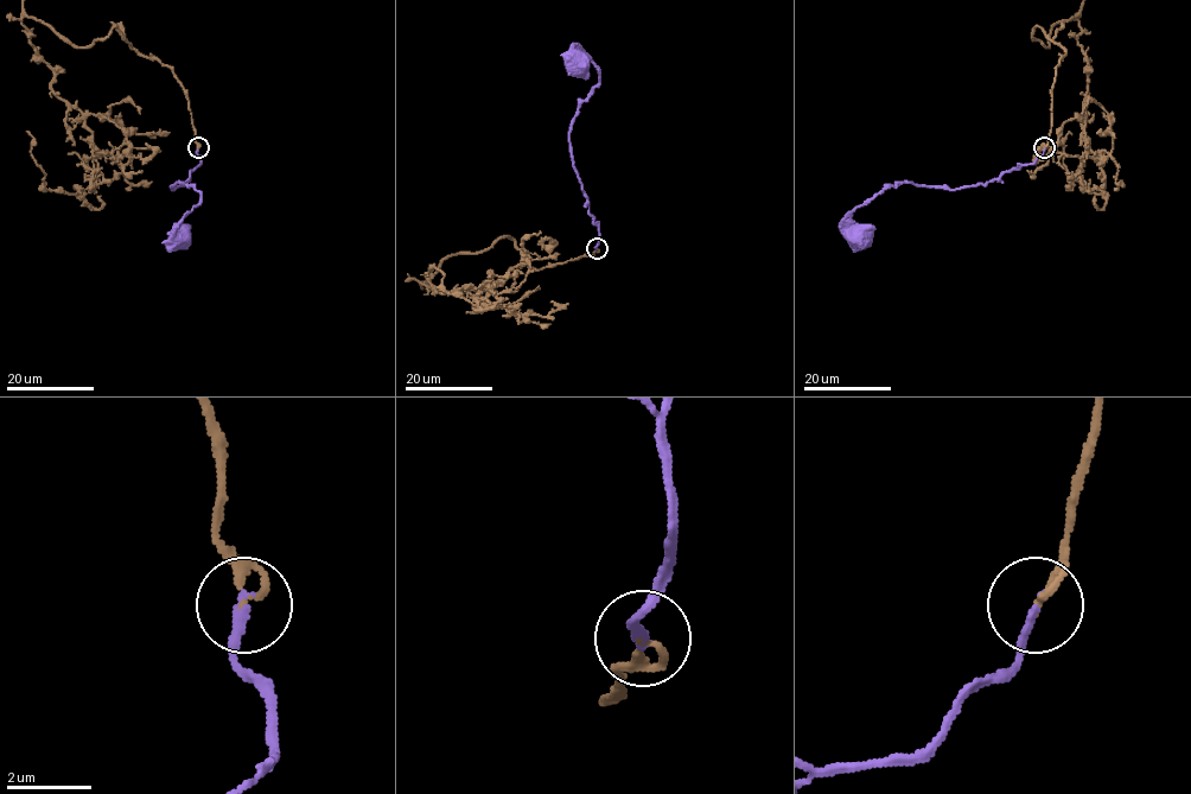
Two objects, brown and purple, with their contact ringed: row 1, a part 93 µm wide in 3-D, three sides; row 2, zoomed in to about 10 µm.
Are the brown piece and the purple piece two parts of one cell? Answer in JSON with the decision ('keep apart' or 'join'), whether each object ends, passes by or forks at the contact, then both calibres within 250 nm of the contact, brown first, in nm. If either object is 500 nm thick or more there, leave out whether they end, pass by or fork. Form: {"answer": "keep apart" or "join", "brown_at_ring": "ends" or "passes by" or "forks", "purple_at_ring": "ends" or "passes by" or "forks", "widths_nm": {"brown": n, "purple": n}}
{"answer": "join", "brown_at_ring": "ends", "purple_at_ring": "ends", "widths_nm": {"brown": 160, "purple": 200}}

